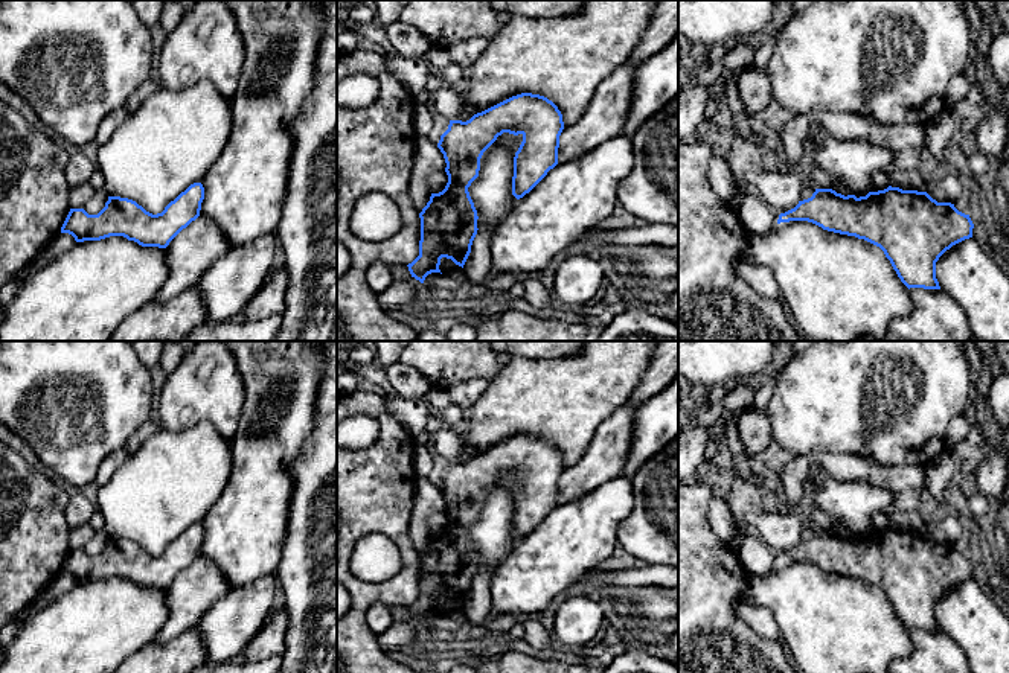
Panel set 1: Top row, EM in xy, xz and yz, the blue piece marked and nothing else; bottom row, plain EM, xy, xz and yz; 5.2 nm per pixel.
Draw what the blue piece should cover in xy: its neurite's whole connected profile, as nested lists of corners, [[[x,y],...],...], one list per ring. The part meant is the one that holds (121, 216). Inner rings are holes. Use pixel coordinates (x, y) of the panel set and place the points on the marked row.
[[[191,184],[162,213],[152,215],[136,201],[108,196],[98,215],[84,209],[70,209],[61,233],[69,233],[76,242],[101,241],[110,236],[123,236],[142,247],[166,248],[169,242],[200,216],[204,187]]]

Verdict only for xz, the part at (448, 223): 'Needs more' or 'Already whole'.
Already whole

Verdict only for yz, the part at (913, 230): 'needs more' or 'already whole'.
already whole

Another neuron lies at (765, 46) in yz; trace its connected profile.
[[[777,30],[774,35],[767,35],[758,41],[754,61],[753,61],[754,70],[767,72],[768,61],[771,59],[771,55],[774,52],[780,32],[782,30]]]

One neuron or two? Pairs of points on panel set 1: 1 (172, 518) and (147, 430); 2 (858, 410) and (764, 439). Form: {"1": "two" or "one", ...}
{"1": "two", "2": "two"}

